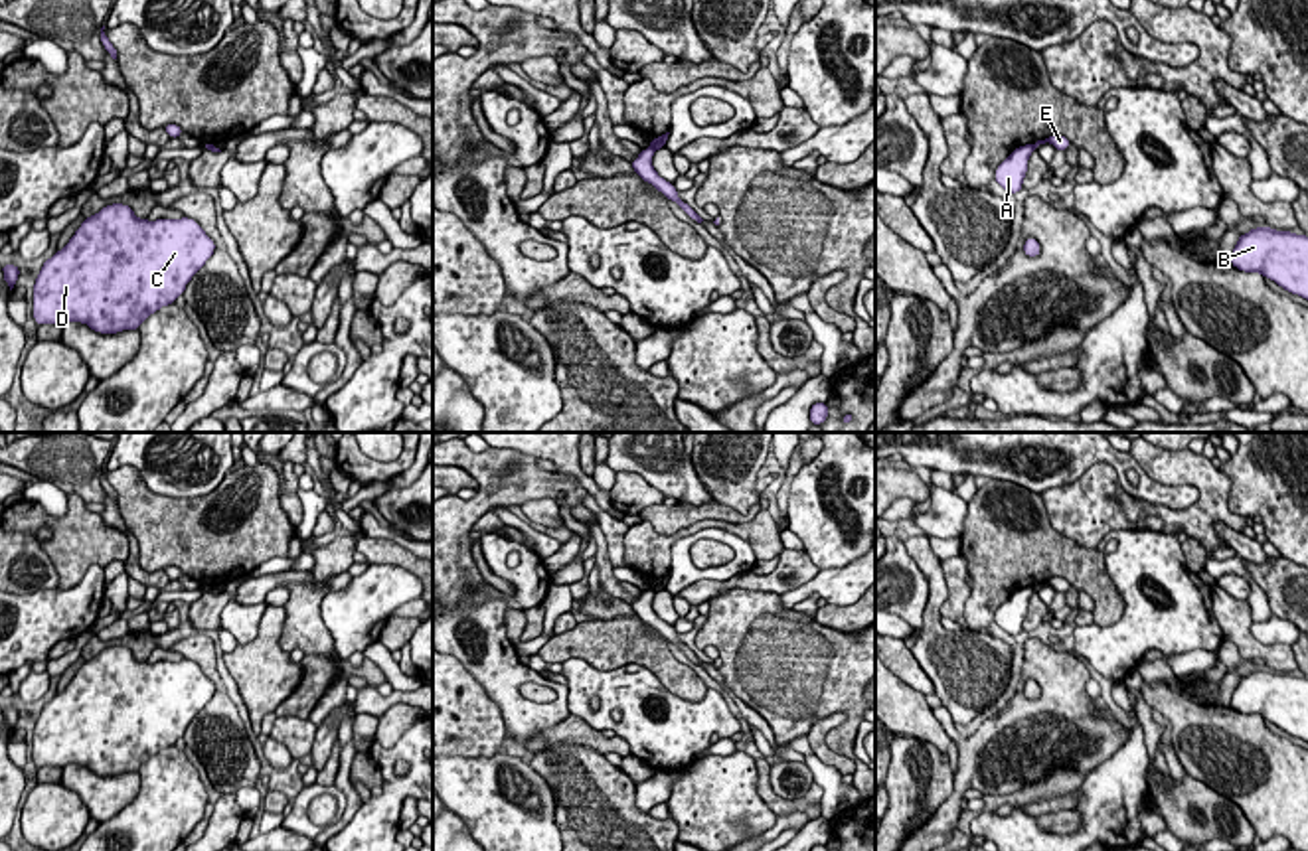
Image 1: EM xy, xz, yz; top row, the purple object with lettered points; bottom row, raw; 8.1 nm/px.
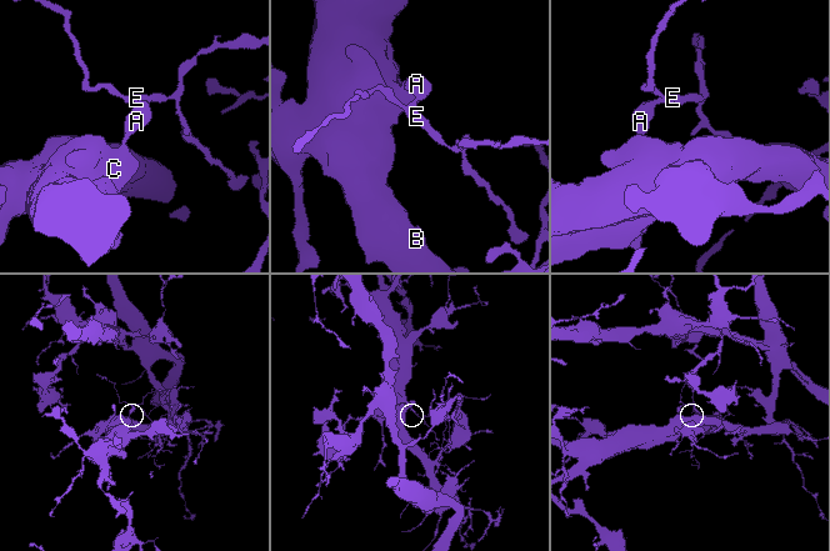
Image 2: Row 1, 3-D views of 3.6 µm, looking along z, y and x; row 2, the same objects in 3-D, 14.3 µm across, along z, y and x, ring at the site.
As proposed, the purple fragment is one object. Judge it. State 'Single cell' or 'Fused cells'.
Fused cells

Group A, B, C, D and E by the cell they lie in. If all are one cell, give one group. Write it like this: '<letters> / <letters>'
A B C D / E

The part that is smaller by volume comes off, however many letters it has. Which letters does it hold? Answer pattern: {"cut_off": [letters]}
{"cut_off": ["E"]}

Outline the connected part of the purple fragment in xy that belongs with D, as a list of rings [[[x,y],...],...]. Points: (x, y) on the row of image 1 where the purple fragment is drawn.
[[[124,203],[107,205],[43,263],[34,284],[34,320],[38,326],[81,322],[99,334],[138,330],[150,314],[184,294],[213,251],[213,239],[190,217],[148,221]]]

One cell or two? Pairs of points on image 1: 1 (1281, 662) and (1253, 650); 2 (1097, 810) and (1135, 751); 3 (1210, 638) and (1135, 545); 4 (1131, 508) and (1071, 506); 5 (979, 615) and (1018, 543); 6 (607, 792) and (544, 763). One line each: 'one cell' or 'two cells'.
1: one cell
2: one cell
3: one cell
4: one cell
5: one cell
6: one cell

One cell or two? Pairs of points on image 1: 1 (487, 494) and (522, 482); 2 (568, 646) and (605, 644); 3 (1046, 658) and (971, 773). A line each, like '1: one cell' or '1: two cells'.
1: one cell
2: one cell
3: one cell

